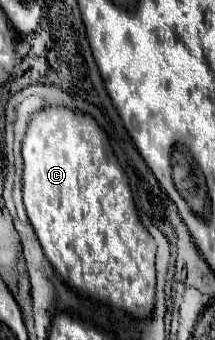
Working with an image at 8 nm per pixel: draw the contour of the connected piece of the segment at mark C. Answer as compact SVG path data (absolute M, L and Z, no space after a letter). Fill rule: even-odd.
M47 106L33 114L23 138L23 200L47 260L69 286L137 318L147 318L153 312L155 242L139 220L129 178L93 116L73 112L67 106Z

